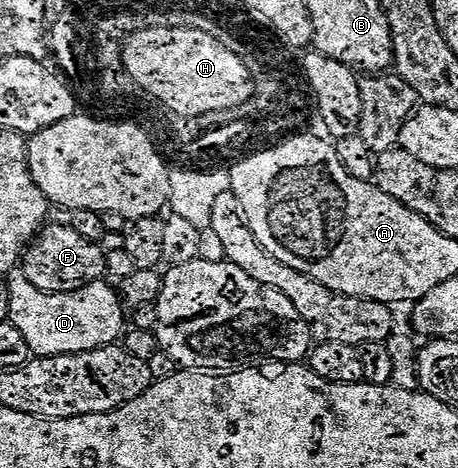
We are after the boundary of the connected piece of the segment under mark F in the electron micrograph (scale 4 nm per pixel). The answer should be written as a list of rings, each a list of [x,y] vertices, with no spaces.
[[[52,221],[43,226],[22,258],[25,276],[42,292],[74,292],[84,285],[101,282],[106,275],[107,250],[99,242],[88,241],[69,223],[62,223]]]

